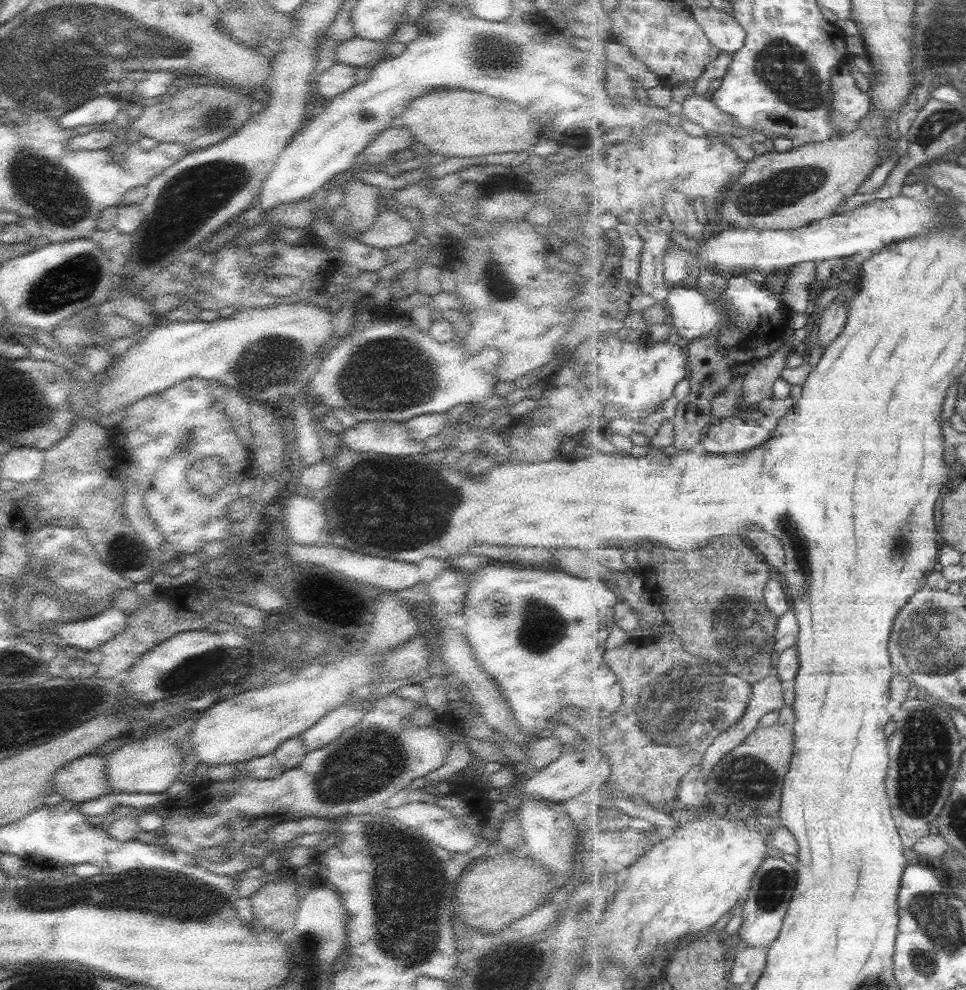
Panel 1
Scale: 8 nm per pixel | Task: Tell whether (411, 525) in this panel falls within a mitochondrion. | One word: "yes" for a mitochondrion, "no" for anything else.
yes

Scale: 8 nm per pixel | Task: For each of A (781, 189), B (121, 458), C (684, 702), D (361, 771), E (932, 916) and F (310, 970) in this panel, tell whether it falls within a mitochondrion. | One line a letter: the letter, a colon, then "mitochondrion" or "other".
A: mitochondrion
B: other
C: mitochondrion
D: mitochondrion
E: mitochondrion
F: mitochondrion

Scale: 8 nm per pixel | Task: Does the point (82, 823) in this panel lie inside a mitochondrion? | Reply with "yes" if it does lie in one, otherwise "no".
no

